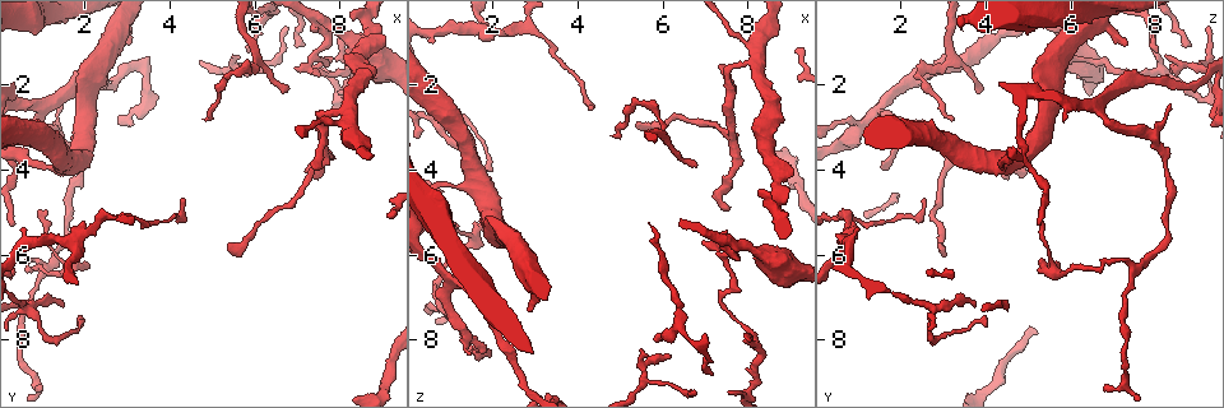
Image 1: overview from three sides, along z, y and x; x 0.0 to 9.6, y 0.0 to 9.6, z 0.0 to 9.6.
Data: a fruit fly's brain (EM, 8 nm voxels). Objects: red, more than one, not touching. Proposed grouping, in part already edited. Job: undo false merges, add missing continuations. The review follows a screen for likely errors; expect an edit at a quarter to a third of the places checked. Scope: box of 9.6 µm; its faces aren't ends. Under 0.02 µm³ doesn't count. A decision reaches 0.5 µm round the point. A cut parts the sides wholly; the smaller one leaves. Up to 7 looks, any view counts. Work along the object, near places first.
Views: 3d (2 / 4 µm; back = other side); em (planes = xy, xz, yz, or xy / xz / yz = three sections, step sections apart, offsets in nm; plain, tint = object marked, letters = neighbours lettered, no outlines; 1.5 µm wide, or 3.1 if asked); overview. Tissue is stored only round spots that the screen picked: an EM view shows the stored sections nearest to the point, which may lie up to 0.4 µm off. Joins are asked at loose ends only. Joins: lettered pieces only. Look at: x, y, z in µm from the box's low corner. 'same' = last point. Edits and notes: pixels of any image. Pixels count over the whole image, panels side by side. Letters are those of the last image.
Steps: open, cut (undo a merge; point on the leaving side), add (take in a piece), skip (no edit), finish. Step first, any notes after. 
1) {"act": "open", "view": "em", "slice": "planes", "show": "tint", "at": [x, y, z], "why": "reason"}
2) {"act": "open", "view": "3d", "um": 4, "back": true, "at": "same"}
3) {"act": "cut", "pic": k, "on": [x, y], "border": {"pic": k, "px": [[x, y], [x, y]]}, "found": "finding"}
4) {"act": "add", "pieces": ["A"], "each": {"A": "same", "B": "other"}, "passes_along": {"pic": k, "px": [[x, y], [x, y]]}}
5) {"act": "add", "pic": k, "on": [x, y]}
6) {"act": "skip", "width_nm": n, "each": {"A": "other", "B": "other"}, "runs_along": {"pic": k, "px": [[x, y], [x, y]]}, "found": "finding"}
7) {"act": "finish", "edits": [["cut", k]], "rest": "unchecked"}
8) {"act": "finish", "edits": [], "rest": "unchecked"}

{"act": "open", "view": "em", "slice": "xy", "step": 8, "show": "tint", "at": [8.70, 0.80, 4.40], "why": "a narrow waist"}

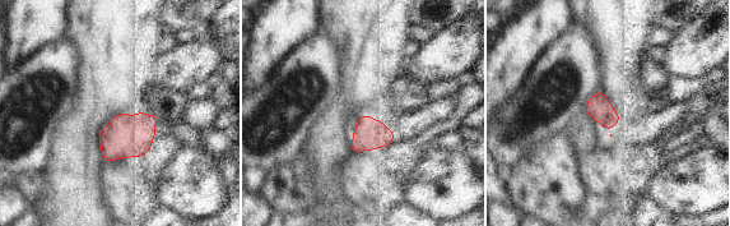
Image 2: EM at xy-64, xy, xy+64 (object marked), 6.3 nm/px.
{"act": "open", "view": "em", "slice": "planes", "show": "tint", "at": "same"}

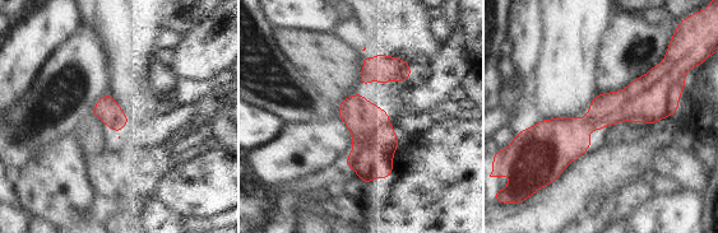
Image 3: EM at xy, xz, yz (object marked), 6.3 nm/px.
{"act": "open", "view": "em", "slice": "planes", "show": "letters", "at": "same", "why": "what lies round it"}

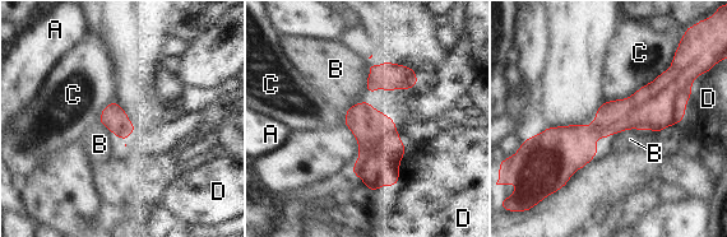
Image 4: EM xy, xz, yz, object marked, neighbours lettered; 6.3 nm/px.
{"act": "skip", "longest_contact_nm": ["C", 500], "each": {"A": "other", "B": "other", "C": "other", "D": "other"}, "border": {"pic": 4, "px": [[657, 131], [625, 129], [594, 144]]}, "found": "continuous, no second cell"}

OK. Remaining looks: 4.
{"act": "open", "view": "em", "slice": "planes", "show": "tint", "at": [7.70, 0.55, 5.85]}

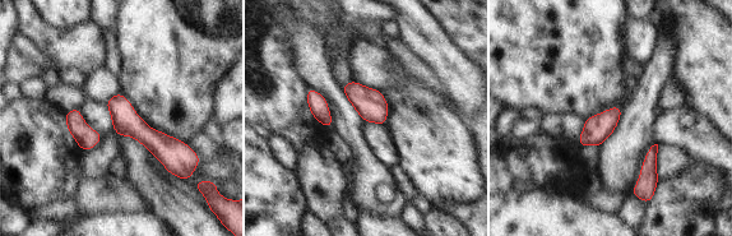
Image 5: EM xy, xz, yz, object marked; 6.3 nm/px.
{"act": "open", "view": "em", "slice": "planes", "show": "letters", "at": "same", "why": "what lies round it"}

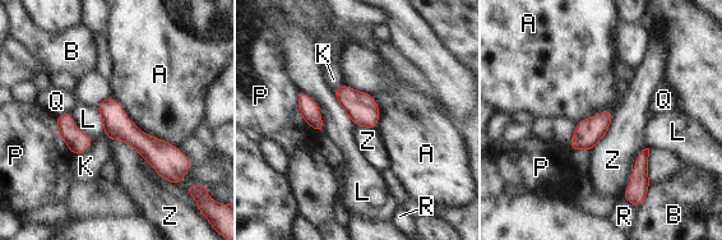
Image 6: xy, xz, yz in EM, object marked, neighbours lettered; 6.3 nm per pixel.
{"act": "skip", "width_nm": 170, "each": {"A": "other", "B": "other", "K": "other", "L": "other", "P": "other", "Q": "other", "R": "other", "Z": "other"}, "border": {"pic": 6, "px": [[299, 91], [315, 101], [320, 132]]}, "found": "all the same cell"}

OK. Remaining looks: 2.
{"act": "open", "view": "3d", "um": 4, "at": [4.80, 2.80, 3.15], "why": "thin end"}

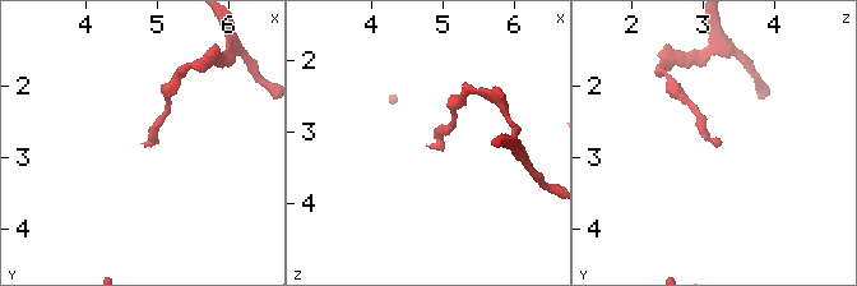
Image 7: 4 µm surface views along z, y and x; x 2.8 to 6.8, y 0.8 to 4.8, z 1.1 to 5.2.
{"act": "open", "view": "em", "slice": "planes", "show": "letters", "at": [4.85, 2.90, 3.20]}

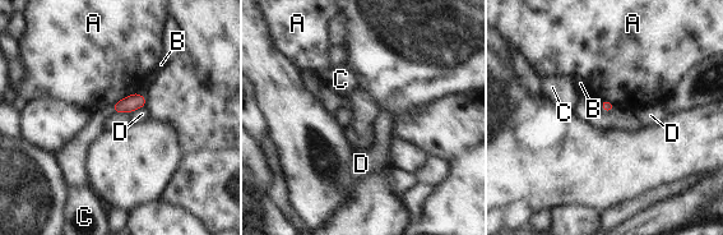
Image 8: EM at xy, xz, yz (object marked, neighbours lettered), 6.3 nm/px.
{"act": "skip", "each": {"A": "other", "B": "other", "C": "other", "D": "other"}, "border": {"pic": 8, "px": [[146, 106], [140, 106], [130, 114]]}, "found": "none of them fits"}

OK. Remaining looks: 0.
{"act": "finish", "edits": [], "rest": "unchecked"}

